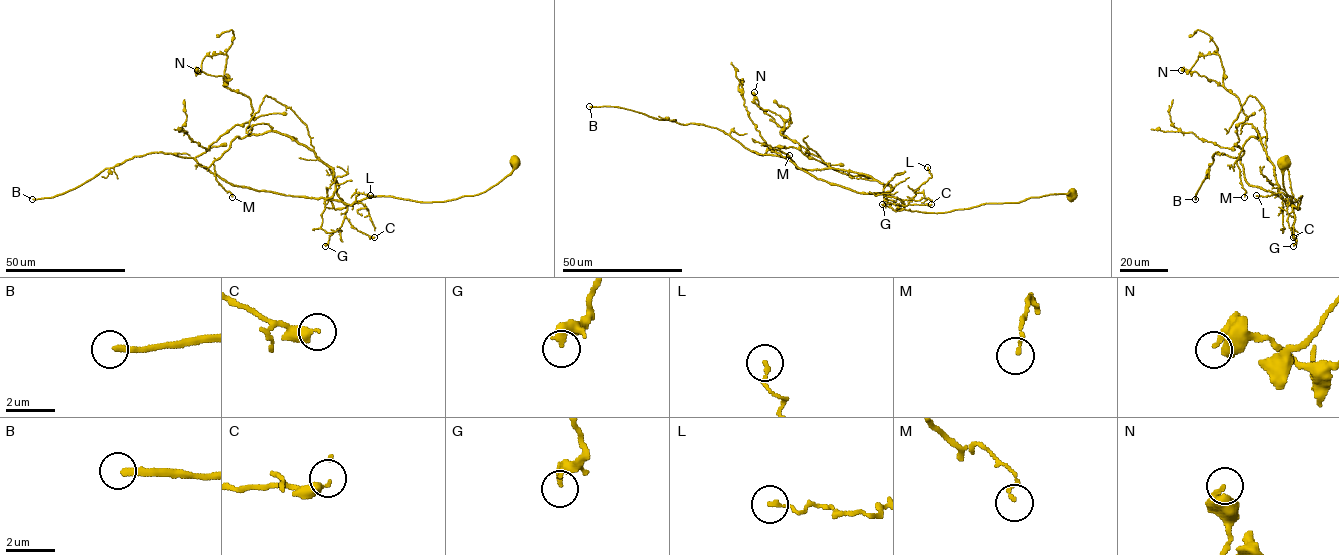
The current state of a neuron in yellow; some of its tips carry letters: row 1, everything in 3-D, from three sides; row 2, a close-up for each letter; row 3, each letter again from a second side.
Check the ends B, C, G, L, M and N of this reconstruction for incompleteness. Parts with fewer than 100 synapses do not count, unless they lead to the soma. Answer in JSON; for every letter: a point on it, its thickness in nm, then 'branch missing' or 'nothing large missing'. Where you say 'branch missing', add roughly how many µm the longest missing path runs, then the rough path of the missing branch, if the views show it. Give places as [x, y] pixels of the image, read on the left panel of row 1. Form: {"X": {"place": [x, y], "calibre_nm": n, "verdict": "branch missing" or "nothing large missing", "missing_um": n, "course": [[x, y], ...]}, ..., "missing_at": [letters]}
{"B": {"place": [32, 199], "calibre_nm": 260, "verdict": "branch missing", "missing_um": 170}, "C": {"place": [374, 237], "calibre_nm": 320, "verdict": "nothing large missing"}, "G": {"place": [325, 246], "calibre_nm": 360, "verdict": "nothing large missing"}, "L": {"place": [370, 195], "calibre_nm": 150, "verdict": "nothing large missing"}, "M": {"place": [232, 197], "calibre_nm": 120, "verdict": "nothing large missing"}, "N": {"place": [197, 70], "calibre_nm": 550, "verdict": "nothing large missing"}, "missing_at": ["B"]}

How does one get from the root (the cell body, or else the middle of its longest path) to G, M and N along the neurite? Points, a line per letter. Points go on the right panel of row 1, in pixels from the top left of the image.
G: (1283, 161), (1281, 171), (1286, 195), (1292, 201), (1302, 196), (1298, 206), (1291, 206), (1293, 246)
M: (1283, 161), (1284, 188), (1292, 201), (1302, 196), (1298, 206), (1281, 198), (1257, 131), (1236, 161), (1244, 197)
N: (1283, 161), (1286, 195), (1302, 196), (1296, 206), (1246, 181), (1239, 99), (1181, 70)

